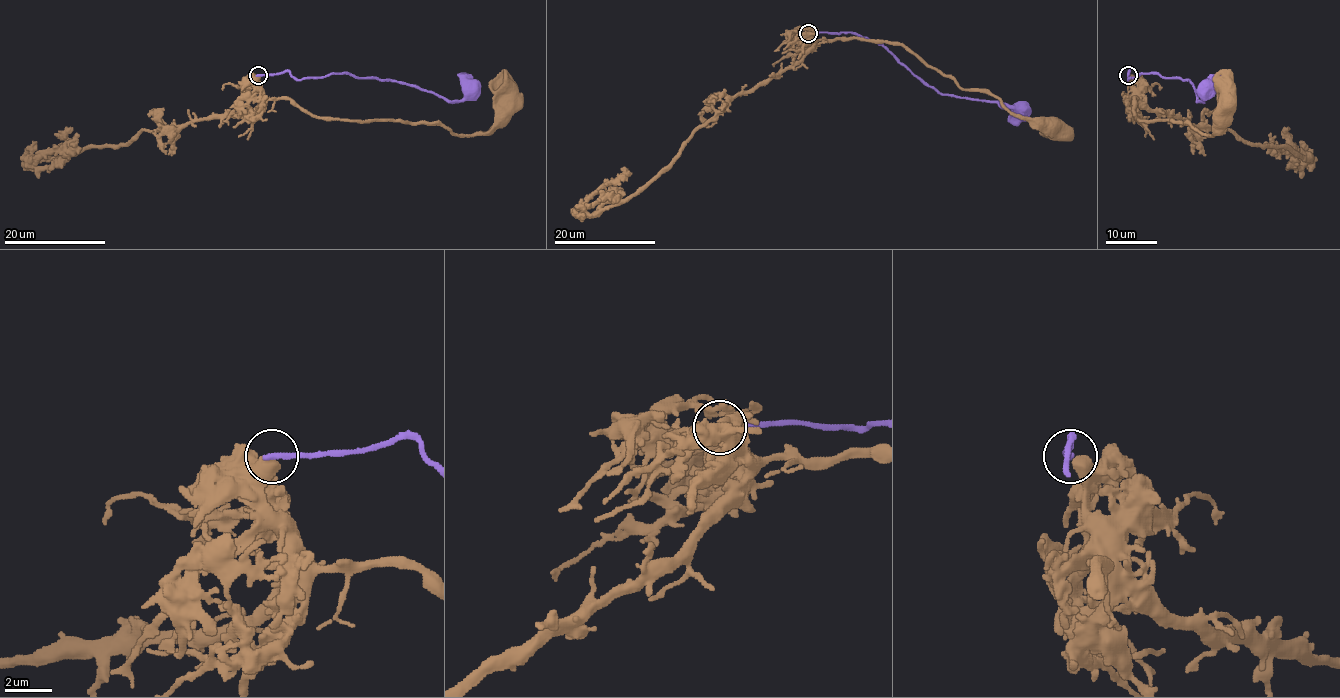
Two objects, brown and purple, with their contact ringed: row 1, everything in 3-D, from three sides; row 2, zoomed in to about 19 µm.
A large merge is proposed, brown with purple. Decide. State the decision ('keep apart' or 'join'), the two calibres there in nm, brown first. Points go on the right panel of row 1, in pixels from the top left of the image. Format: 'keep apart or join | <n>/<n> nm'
keep apart | 600/280 nm

